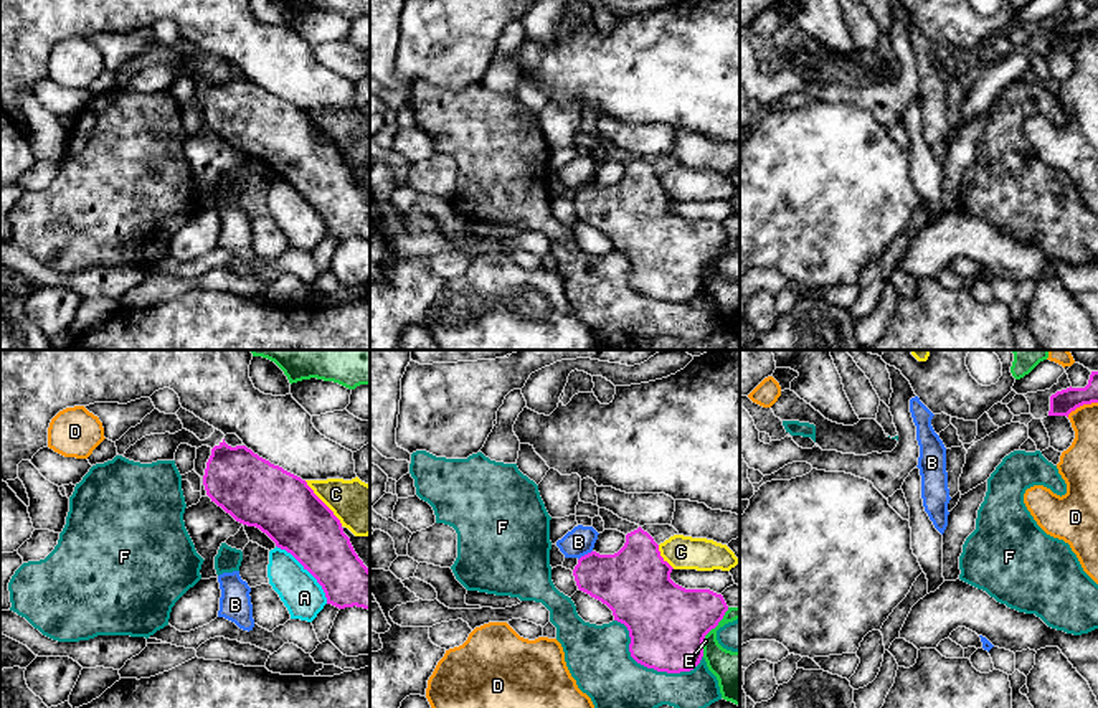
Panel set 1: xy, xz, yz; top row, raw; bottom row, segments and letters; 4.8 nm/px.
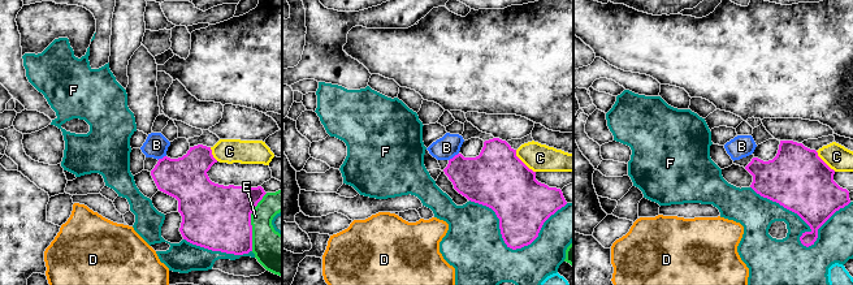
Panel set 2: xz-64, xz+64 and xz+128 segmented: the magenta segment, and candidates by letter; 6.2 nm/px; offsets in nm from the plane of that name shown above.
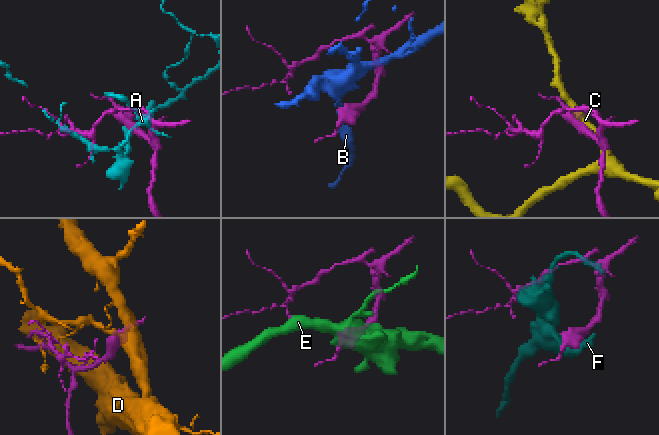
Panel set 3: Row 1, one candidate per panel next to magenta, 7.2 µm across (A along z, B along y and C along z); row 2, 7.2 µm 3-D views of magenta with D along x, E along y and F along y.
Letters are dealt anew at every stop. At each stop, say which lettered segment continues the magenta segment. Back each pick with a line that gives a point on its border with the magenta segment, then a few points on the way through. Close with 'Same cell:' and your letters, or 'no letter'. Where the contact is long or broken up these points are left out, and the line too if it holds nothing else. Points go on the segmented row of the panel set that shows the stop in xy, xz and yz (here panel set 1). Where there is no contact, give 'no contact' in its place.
Same cell: no letter

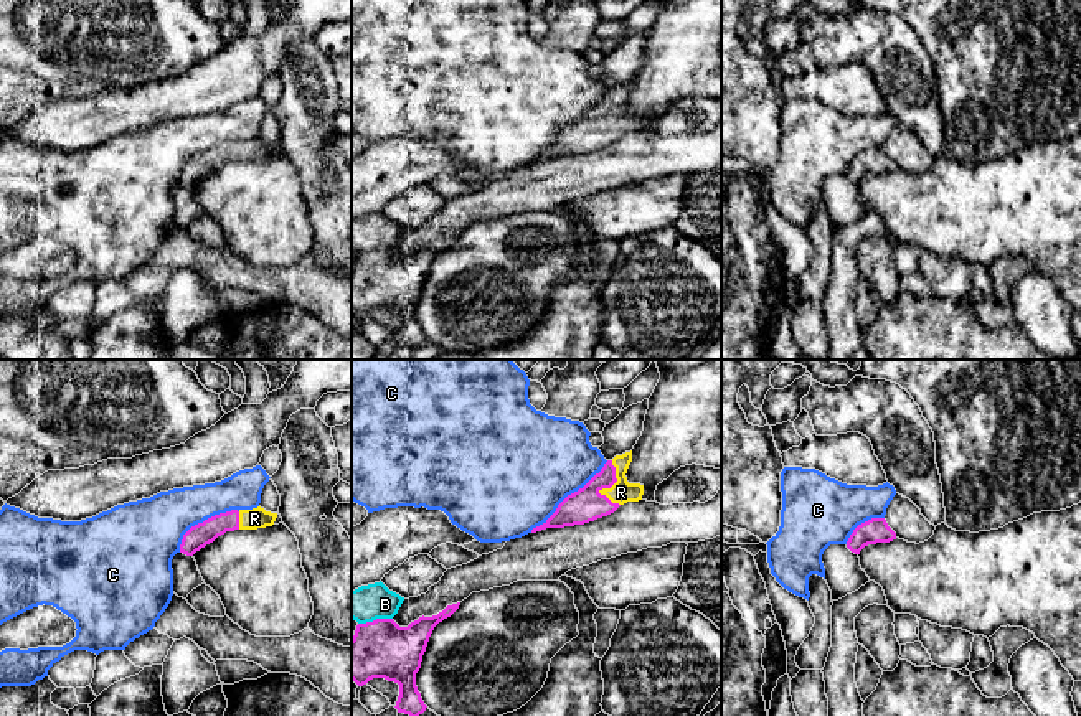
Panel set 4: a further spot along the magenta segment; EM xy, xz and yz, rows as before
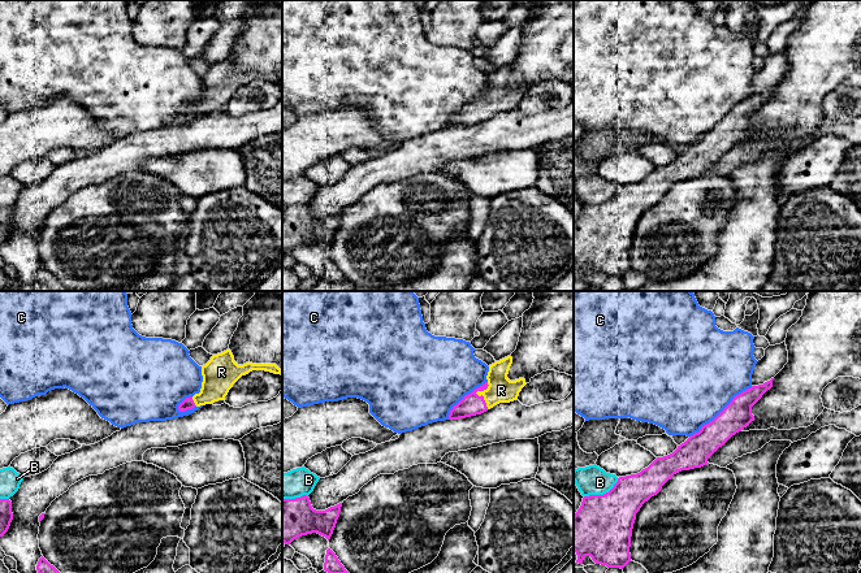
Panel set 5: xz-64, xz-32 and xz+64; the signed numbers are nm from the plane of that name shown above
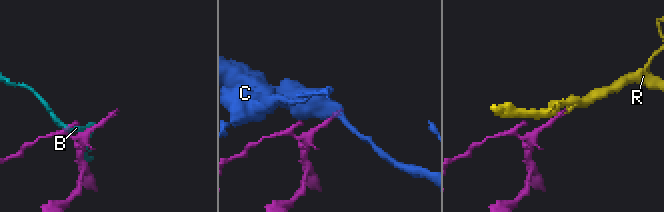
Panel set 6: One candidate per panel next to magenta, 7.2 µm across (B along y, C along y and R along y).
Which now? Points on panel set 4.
R: contact xz (608, 487); way xz (585, 505), (608, 487), (621, 492)
Same cell: R

